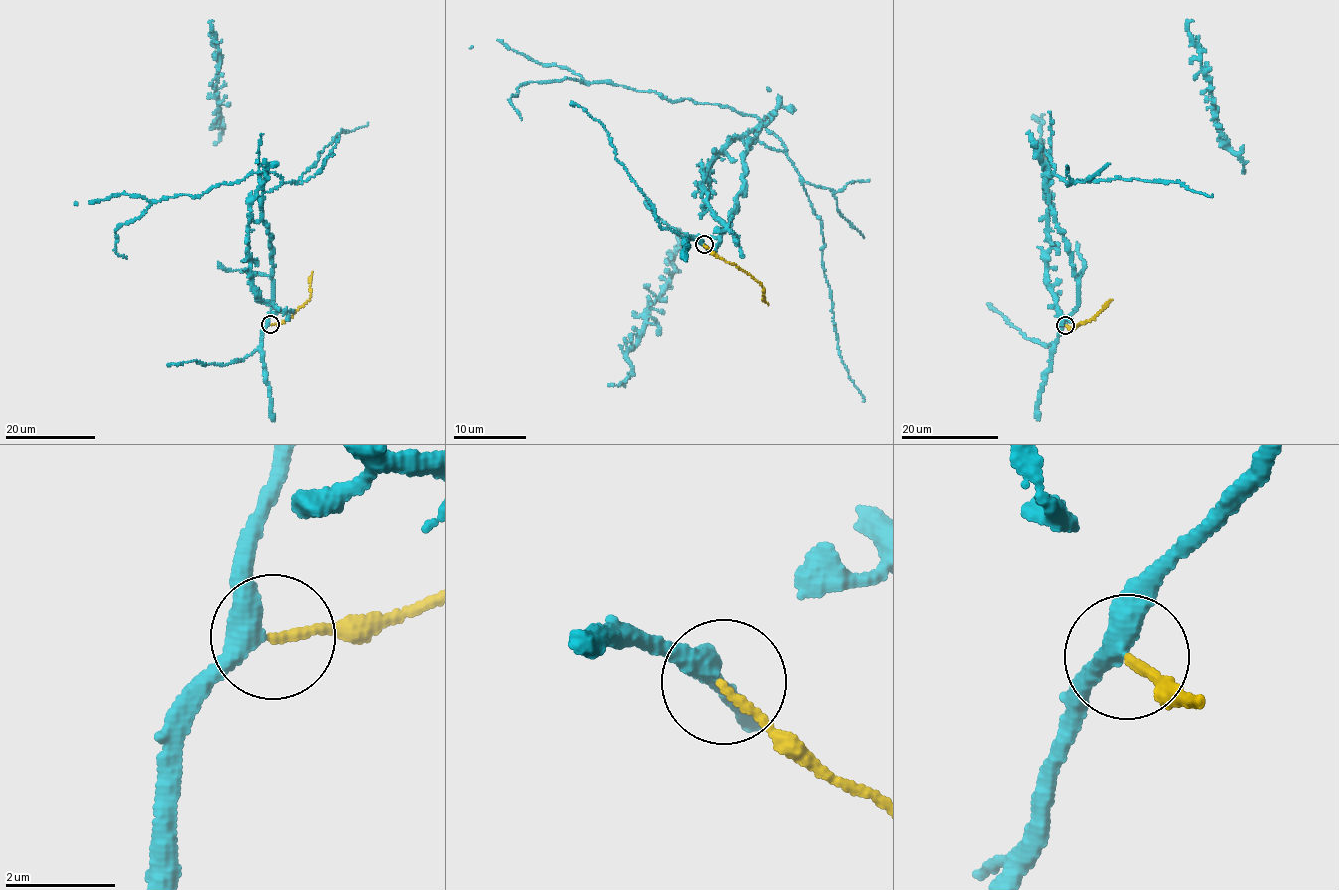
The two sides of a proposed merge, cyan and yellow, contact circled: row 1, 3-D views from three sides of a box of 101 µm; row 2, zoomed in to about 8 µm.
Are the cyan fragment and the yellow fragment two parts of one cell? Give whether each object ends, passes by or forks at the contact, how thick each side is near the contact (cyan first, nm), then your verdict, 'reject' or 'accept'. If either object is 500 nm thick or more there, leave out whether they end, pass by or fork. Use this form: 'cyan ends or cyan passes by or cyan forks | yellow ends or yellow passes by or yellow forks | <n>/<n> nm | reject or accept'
cyan passes by | yellow ends | 400/150 nm | accept

